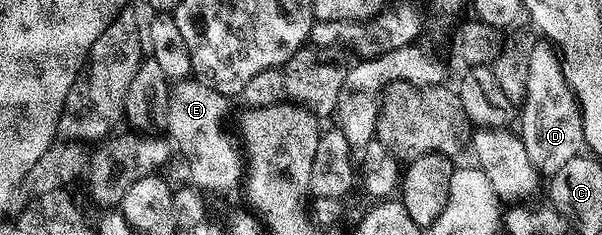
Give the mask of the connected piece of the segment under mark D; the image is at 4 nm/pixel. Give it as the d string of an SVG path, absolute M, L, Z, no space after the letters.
M538 42L534 48L534 54L530 56L530 74L526 78L526 94L518 108L518 135L522 146L526 148L526 155L530 162L536 167L541 177L550 178L570 158L581 155L585 147L584 131L580 122L580 109L576 102L576 96L572 93L572 88L564 78L564 72L560 69L561 59L554 53L551 44Z

